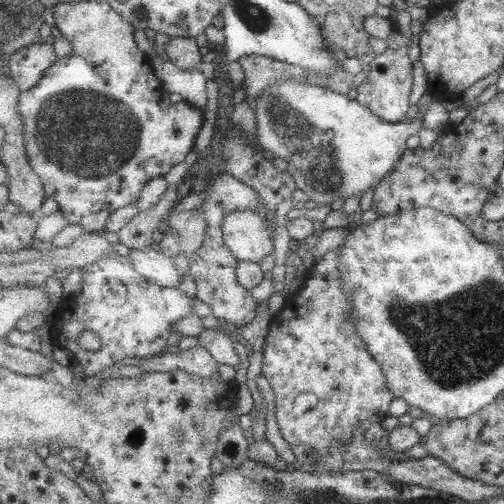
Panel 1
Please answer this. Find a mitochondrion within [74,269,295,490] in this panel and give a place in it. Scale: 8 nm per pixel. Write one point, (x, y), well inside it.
(125, 403)

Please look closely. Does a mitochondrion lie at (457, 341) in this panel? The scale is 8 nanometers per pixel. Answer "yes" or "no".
yes

